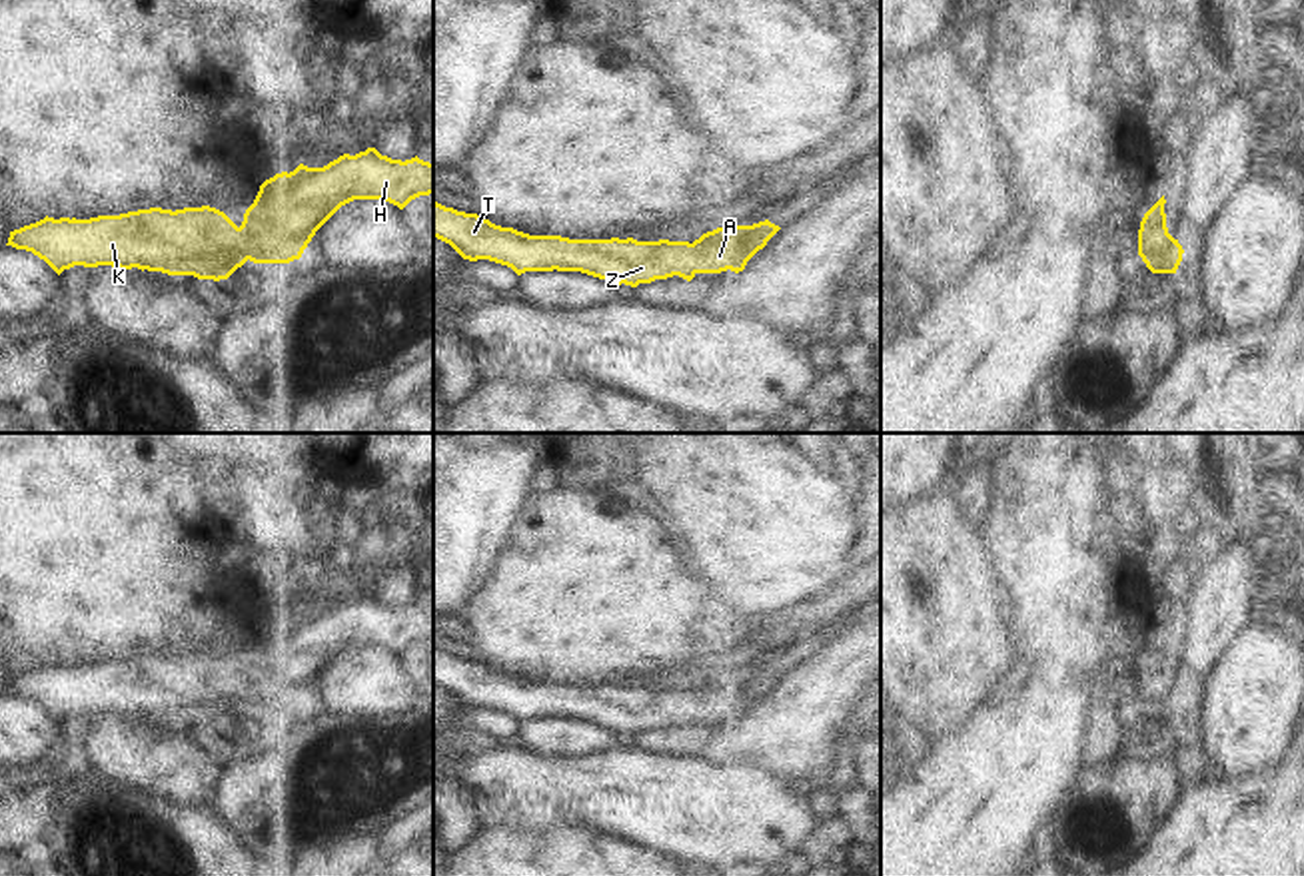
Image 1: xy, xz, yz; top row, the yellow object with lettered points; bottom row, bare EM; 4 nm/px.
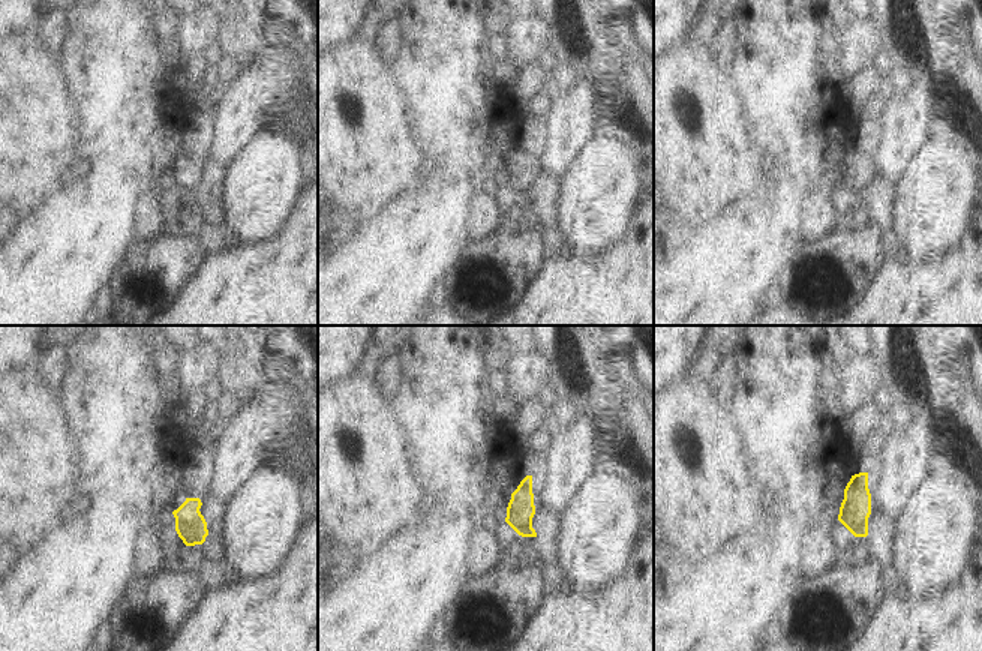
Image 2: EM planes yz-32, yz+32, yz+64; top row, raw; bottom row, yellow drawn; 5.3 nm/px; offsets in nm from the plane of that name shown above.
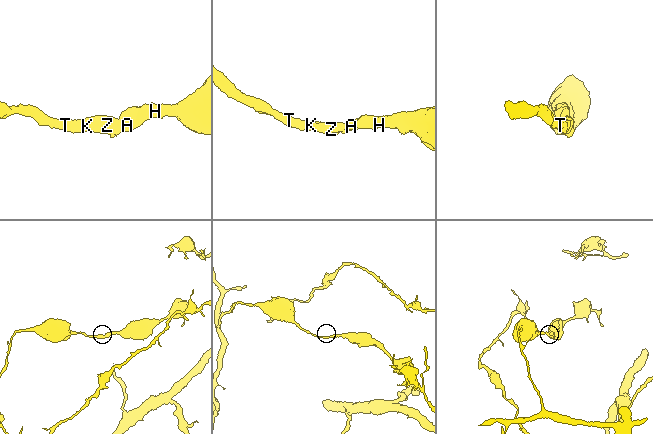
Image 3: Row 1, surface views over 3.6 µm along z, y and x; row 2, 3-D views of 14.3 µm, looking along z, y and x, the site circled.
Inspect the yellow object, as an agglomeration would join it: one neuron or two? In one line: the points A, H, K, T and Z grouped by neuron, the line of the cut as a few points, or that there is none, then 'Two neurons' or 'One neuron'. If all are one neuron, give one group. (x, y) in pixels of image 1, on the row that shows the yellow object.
Groups: A H K T Z. No split. One neuron.

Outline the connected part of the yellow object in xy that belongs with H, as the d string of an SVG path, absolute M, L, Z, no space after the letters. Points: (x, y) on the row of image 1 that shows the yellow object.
M367 148L324 168L300 164L266 180L240 227L210 206L150 208L90 219L46 216L10 231L6 245L32 251L58 275L74 265L112 265L220 281L248 259L300 259L316 231L353 200L385 200L403 210L429 194L433 164L417 156L391 160Z

